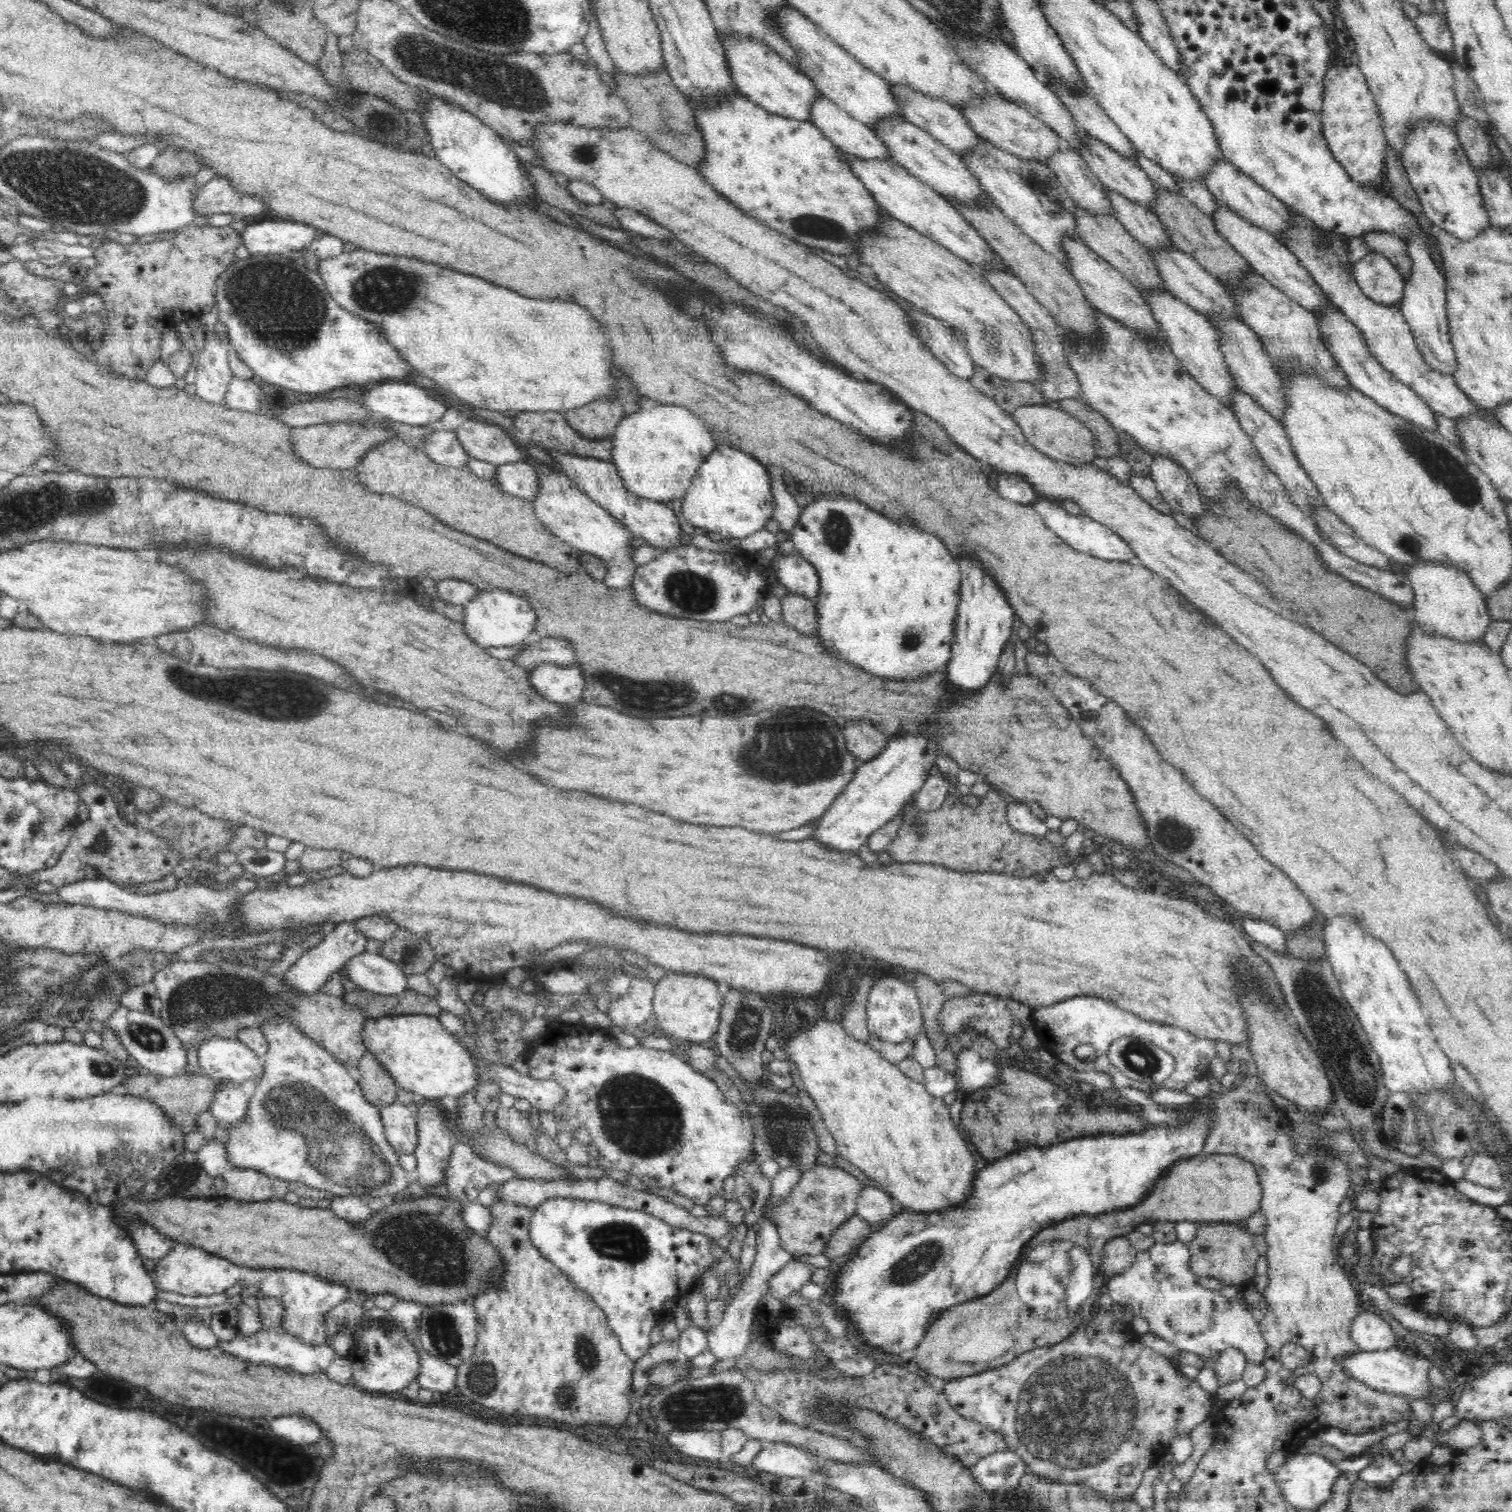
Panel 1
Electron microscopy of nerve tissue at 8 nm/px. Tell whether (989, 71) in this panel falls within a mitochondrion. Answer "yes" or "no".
no

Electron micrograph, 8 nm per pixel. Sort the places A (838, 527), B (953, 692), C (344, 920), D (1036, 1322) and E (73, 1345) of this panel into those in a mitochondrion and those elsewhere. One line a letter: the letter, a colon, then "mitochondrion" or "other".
A: mitochondrion
B: other
C: other
D: other
E: other

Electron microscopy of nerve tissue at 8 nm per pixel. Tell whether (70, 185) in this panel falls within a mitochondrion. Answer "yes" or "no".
yes

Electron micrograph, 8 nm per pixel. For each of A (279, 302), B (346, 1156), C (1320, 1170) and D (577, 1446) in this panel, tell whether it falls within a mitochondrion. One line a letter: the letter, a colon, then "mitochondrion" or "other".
A: mitochondrion
B: mitochondrion
C: mitochondrion
D: other

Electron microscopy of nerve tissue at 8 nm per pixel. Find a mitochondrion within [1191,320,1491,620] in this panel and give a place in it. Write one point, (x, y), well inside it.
(1442, 467)

